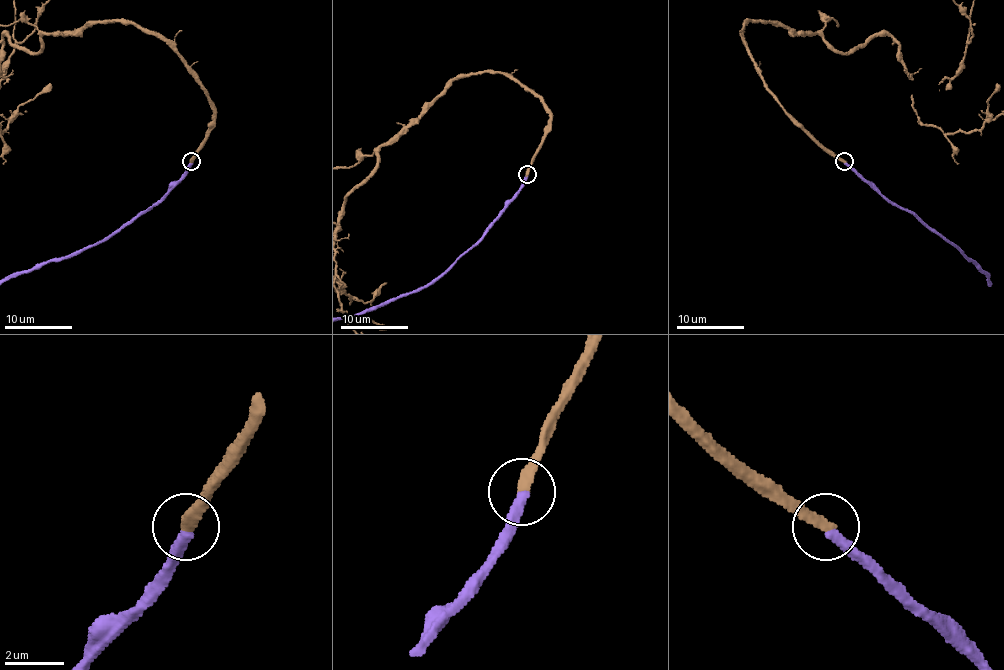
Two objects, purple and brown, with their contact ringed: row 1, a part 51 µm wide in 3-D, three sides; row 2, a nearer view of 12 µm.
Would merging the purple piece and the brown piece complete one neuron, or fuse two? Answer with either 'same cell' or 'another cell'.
same cell

